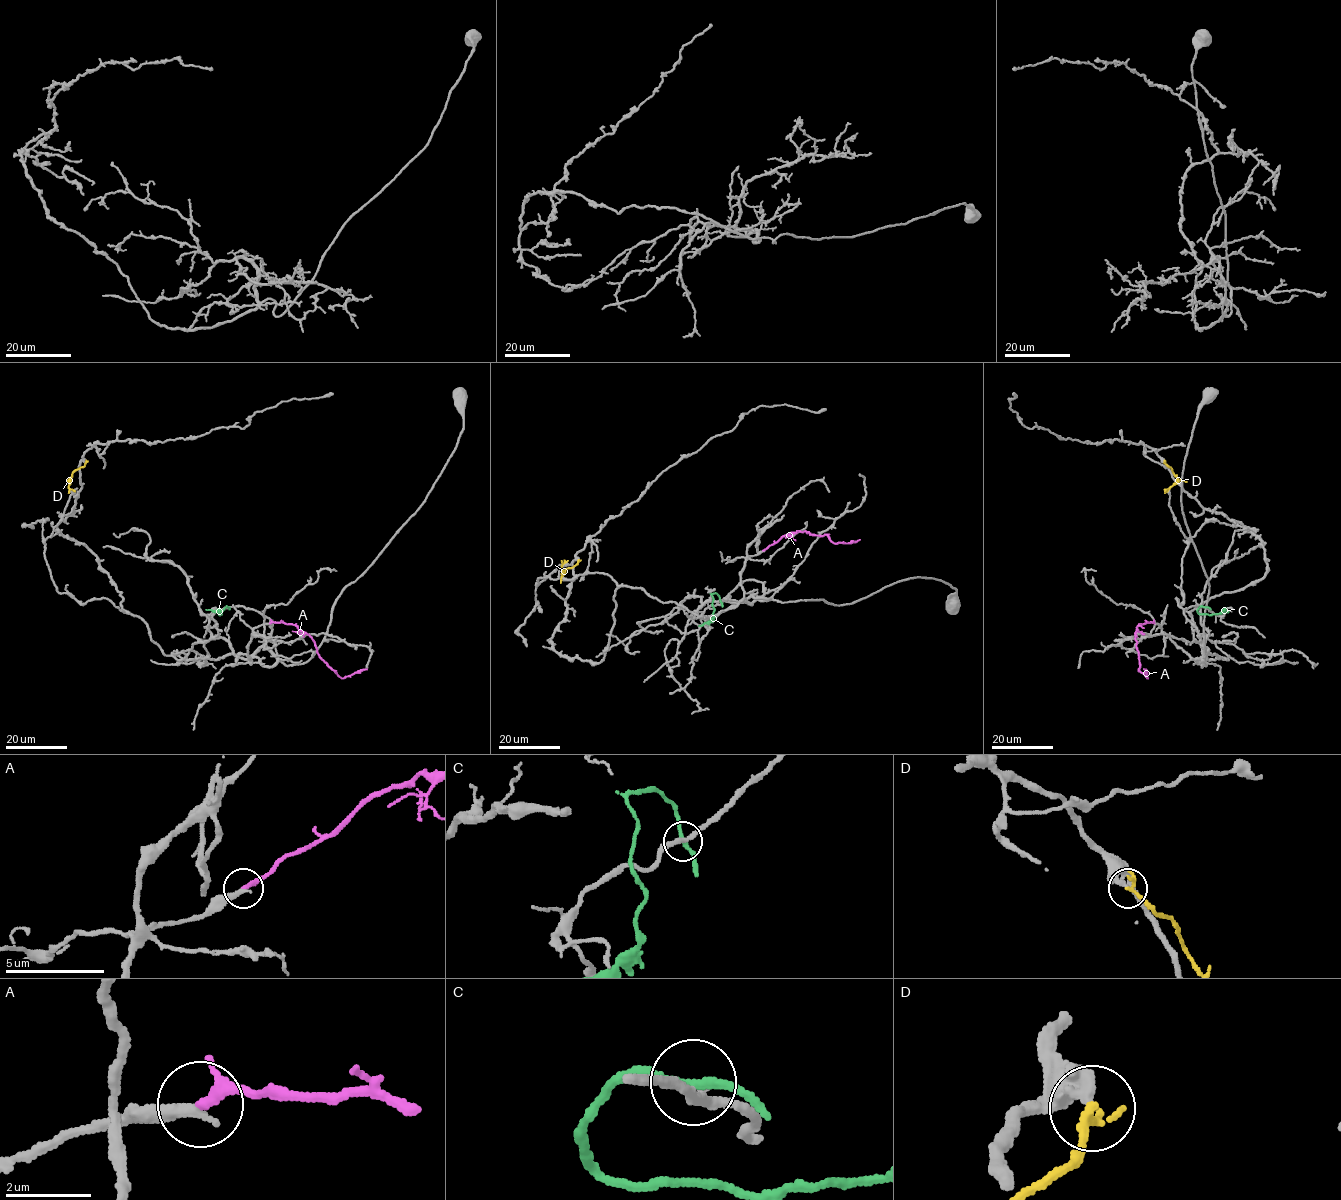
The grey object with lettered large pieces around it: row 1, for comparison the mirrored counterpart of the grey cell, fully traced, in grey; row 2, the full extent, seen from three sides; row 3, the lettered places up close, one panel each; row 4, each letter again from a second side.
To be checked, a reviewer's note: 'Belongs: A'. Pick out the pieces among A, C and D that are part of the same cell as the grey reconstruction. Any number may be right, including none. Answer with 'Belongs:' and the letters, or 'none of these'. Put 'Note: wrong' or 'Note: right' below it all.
Belongs: A
Note: right

